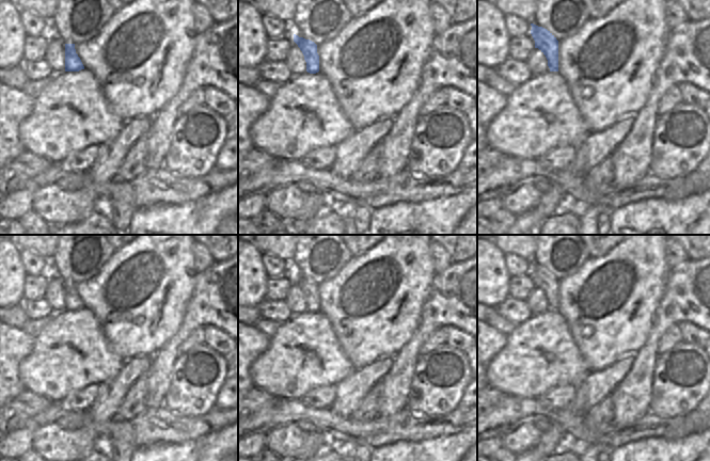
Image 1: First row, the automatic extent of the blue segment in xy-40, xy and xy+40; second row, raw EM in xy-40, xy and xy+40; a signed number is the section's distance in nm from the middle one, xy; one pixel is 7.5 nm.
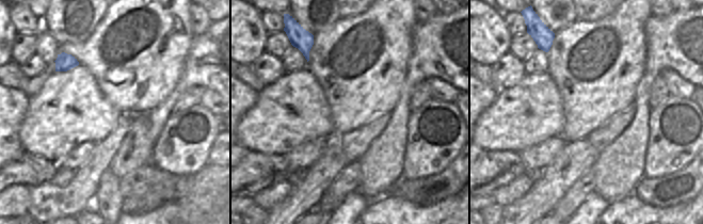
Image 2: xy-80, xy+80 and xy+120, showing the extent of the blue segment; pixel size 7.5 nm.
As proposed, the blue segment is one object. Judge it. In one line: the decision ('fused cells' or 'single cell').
single cell

